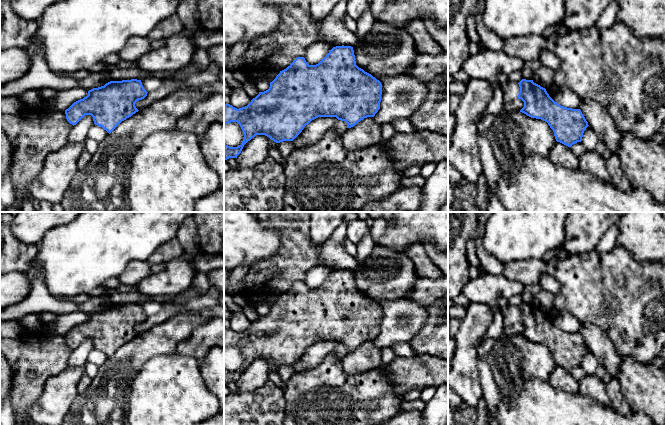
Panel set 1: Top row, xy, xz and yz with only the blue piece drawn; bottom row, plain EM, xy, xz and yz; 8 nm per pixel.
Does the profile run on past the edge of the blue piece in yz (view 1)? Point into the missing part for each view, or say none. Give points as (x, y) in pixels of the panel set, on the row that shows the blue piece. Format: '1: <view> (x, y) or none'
1: yz (510, 89)

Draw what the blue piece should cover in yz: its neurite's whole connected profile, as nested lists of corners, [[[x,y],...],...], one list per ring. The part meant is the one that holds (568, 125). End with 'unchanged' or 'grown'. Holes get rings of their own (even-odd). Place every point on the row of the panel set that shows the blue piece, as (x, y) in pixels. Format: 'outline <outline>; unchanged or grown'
outline [[[522,79],[519,83],[507,81],[501,84],[501,88],[505,101],[510,102],[517,98],[521,99],[524,102],[524,107],[520,112],[531,118],[547,122],[553,130],[557,142],[571,147],[573,144],[582,141],[583,133],[589,125],[580,109],[561,106],[549,96],[545,88],[534,83],[533,80]]]; grown

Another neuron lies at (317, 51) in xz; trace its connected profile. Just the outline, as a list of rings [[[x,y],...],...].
[[[317,41],[307,48],[304,58],[309,65],[316,65],[332,48],[333,46],[329,43]]]

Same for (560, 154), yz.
[[[556,141],[550,151],[549,158],[555,165],[569,169],[579,168],[579,158],[572,152],[570,147],[560,142]]]

